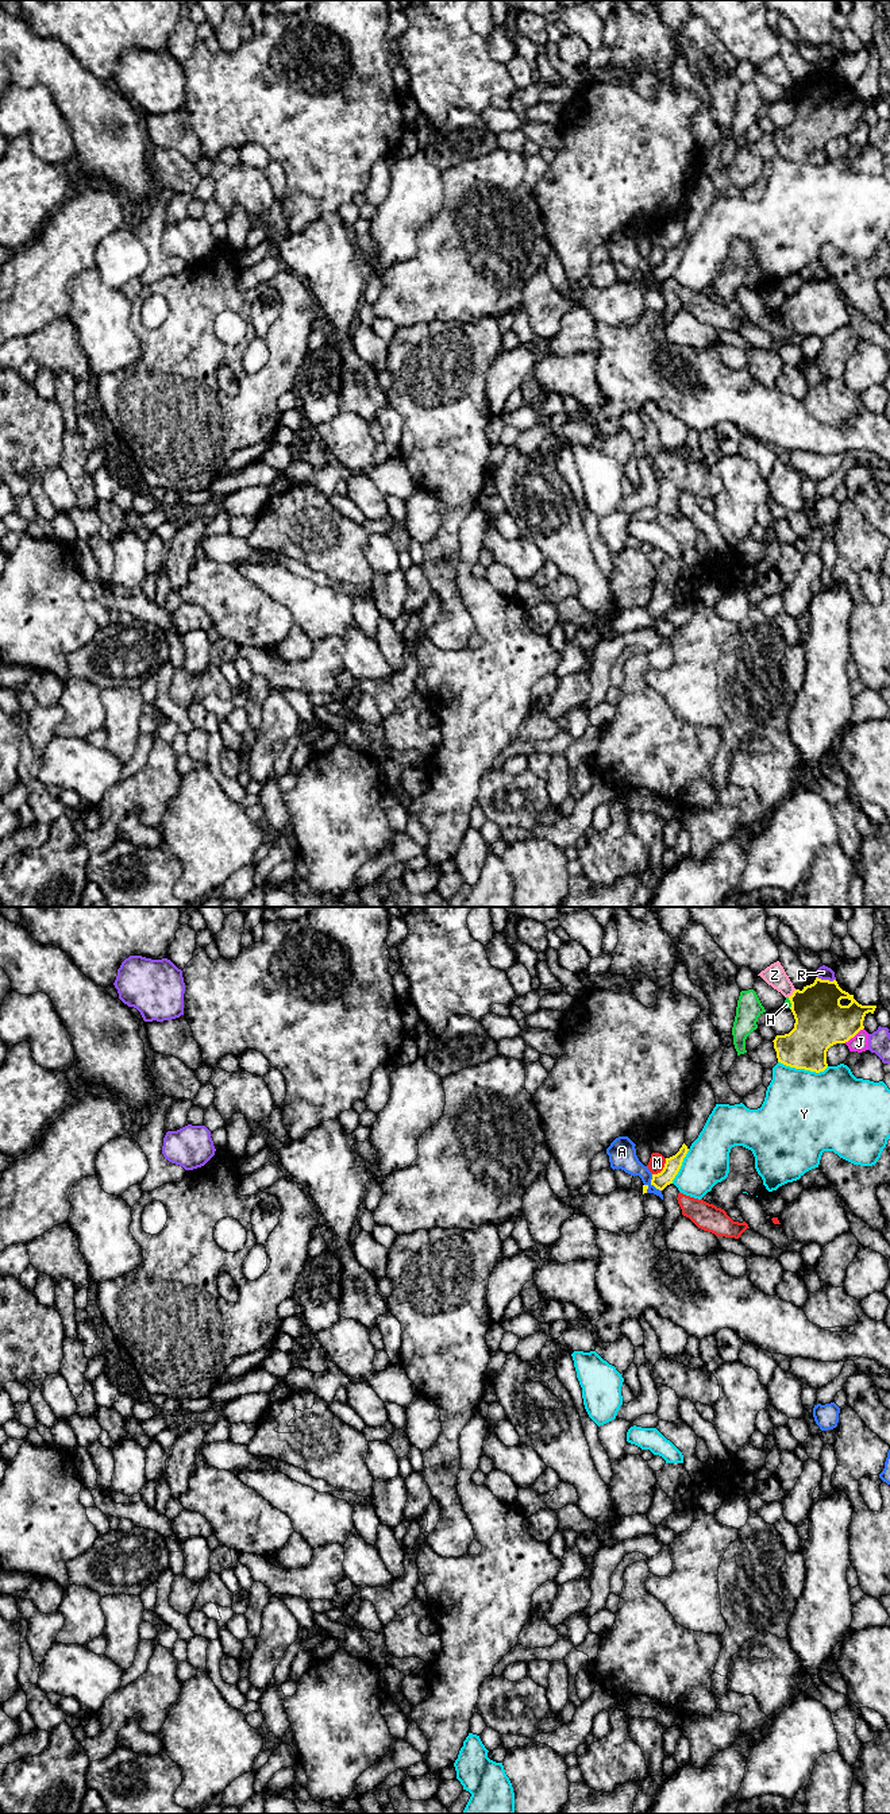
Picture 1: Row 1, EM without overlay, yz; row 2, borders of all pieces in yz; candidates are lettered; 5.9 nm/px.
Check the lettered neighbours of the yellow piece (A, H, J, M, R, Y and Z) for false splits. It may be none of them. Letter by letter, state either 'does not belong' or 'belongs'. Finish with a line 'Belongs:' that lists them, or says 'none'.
A: does not belong
H: does not belong
J: does not belong
M: does not belong
R: does not belong
Y: does not belong
Z: does not belong
Belongs: none

